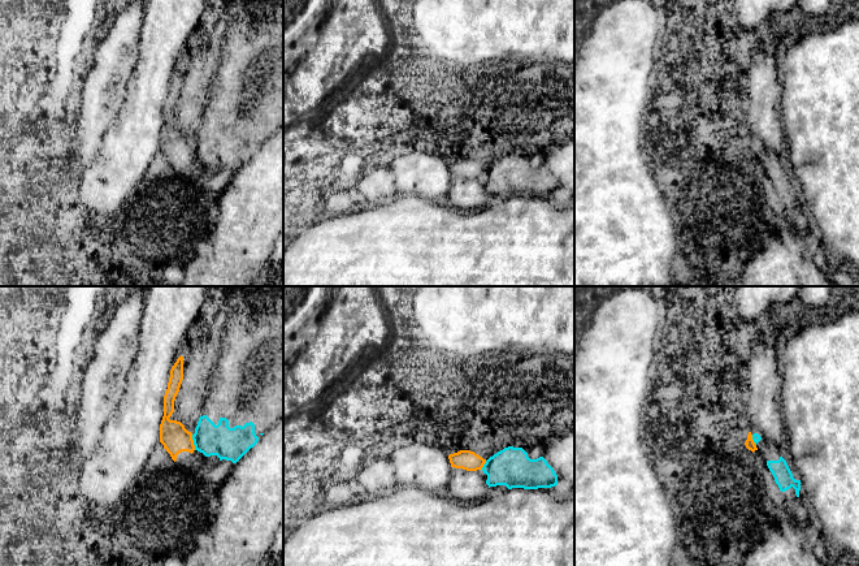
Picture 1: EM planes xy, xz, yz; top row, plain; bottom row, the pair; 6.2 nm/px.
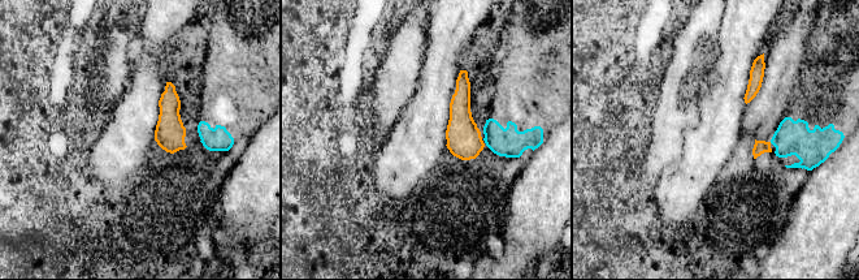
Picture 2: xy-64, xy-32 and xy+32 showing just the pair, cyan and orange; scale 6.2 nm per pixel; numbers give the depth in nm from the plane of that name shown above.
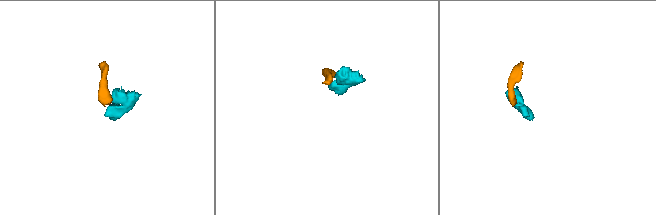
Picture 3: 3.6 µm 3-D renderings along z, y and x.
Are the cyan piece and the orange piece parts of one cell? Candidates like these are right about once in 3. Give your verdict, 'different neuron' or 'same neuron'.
different neuron

